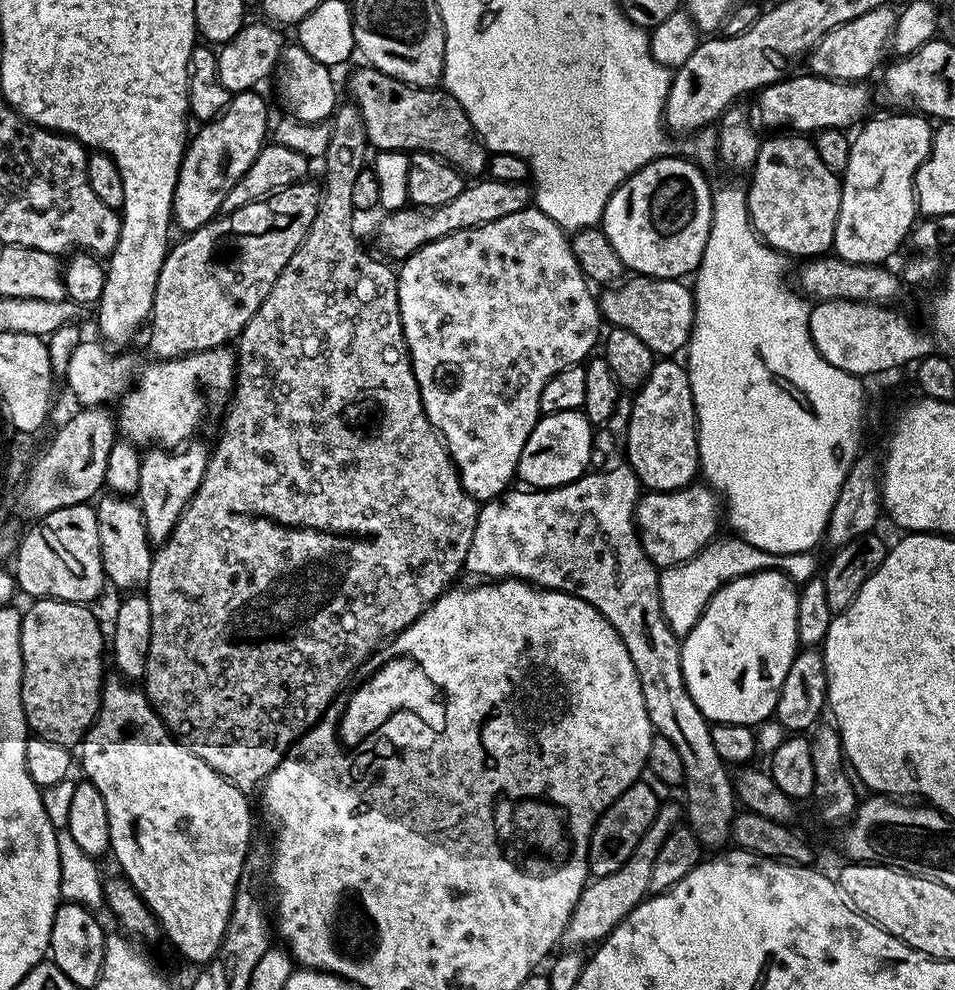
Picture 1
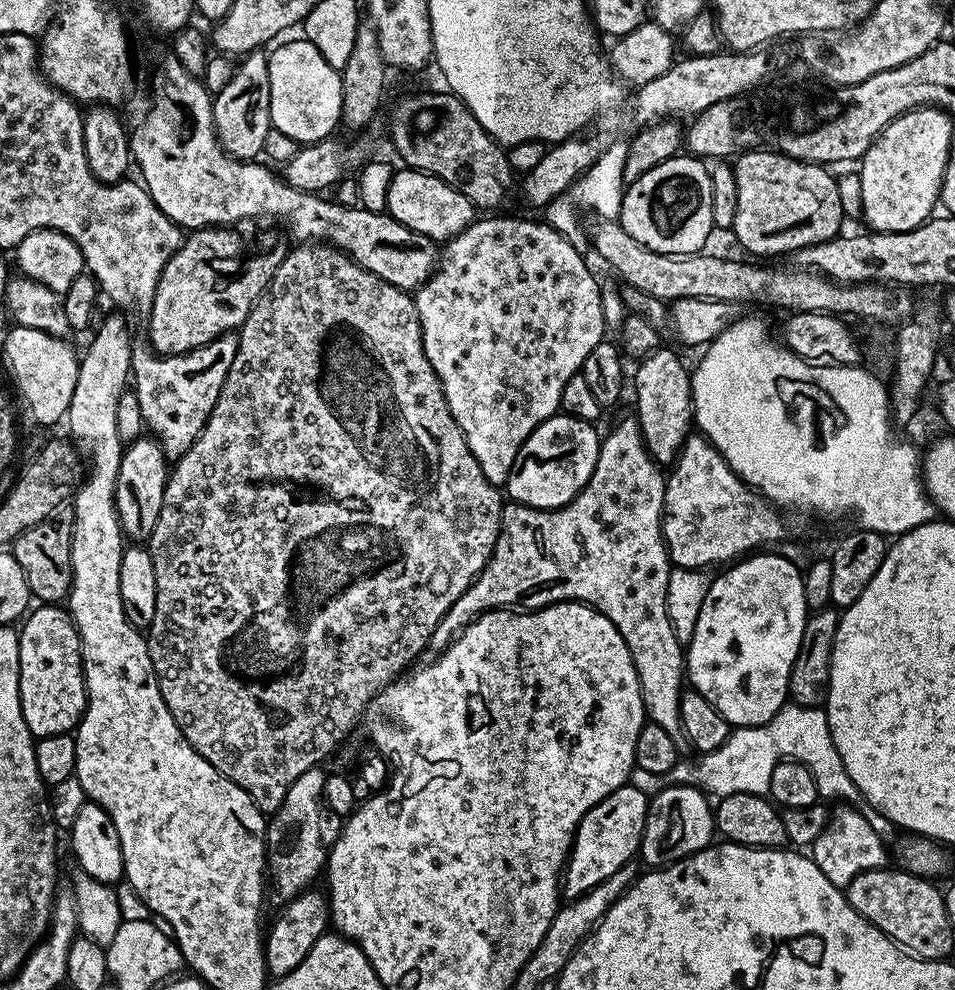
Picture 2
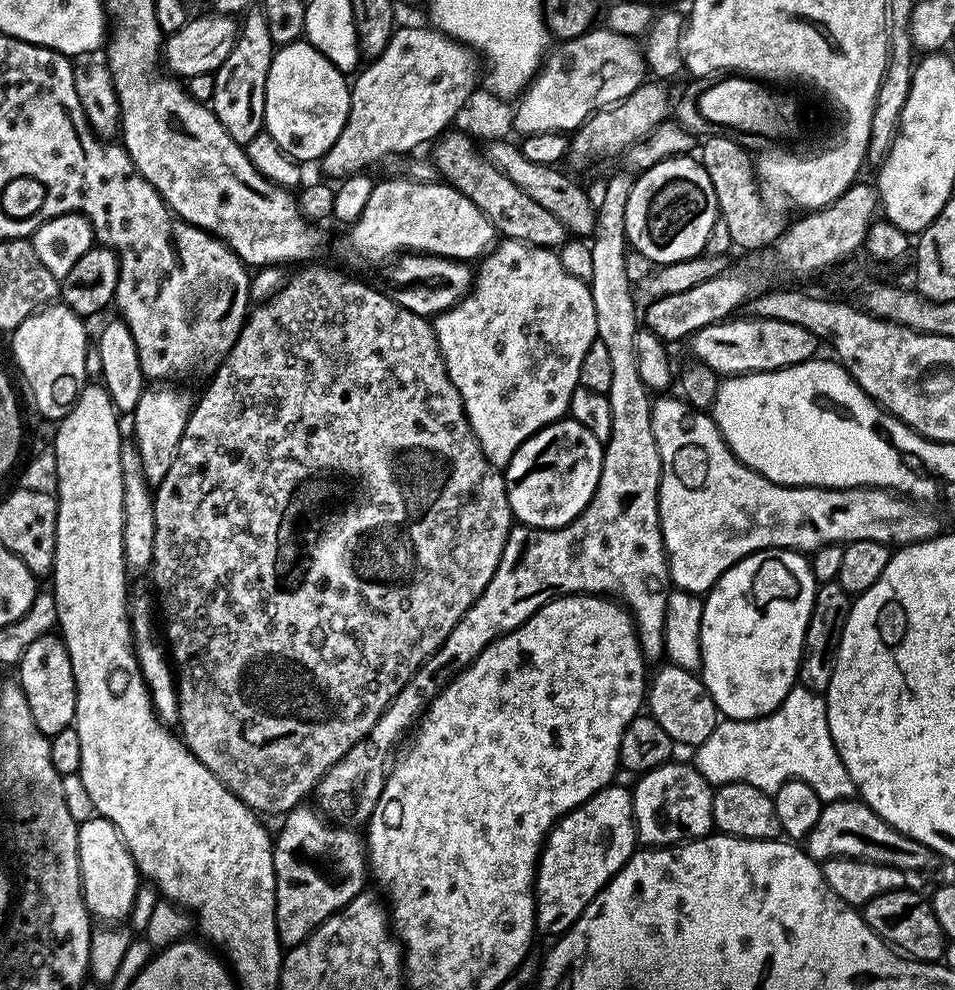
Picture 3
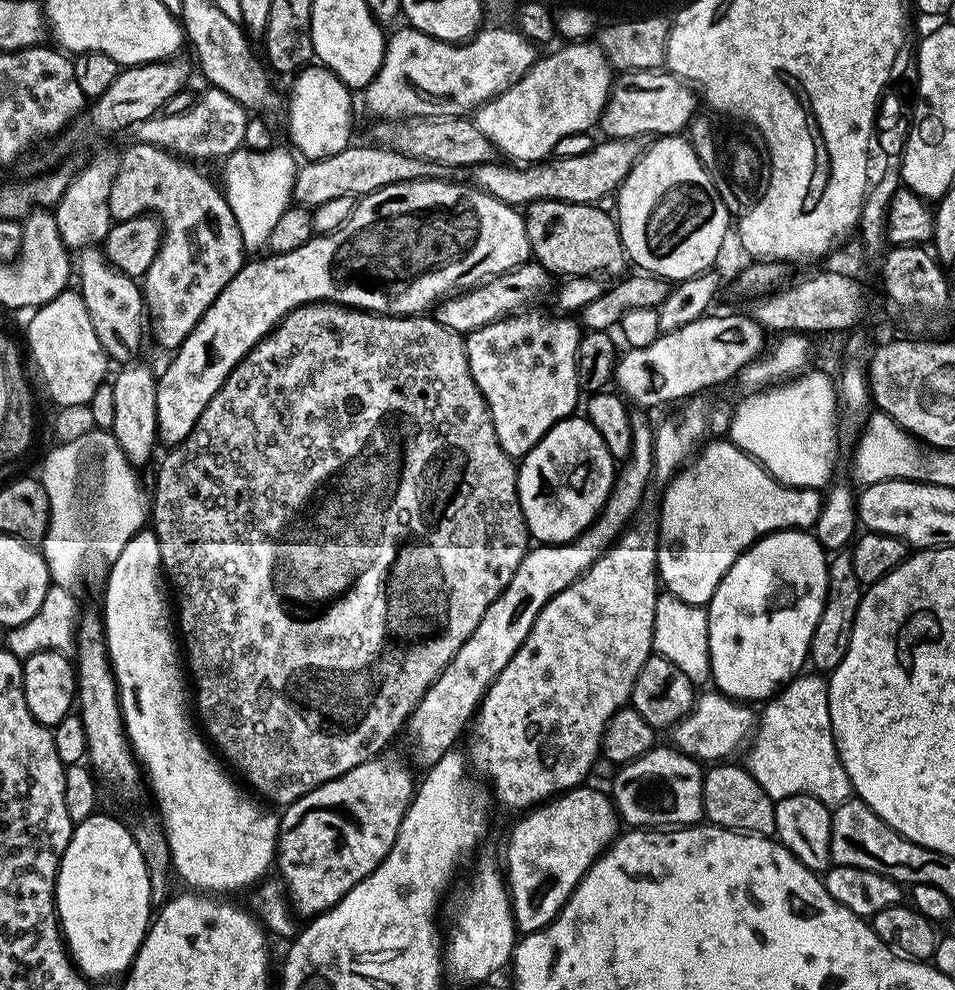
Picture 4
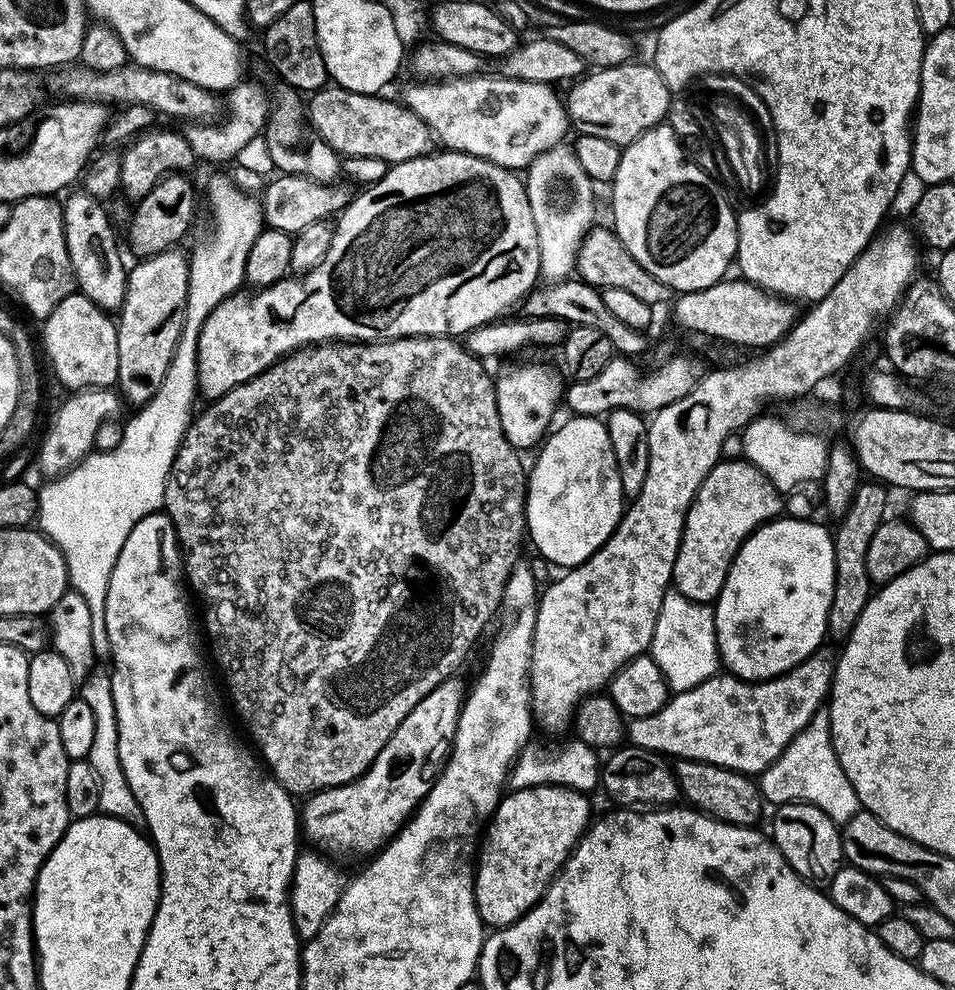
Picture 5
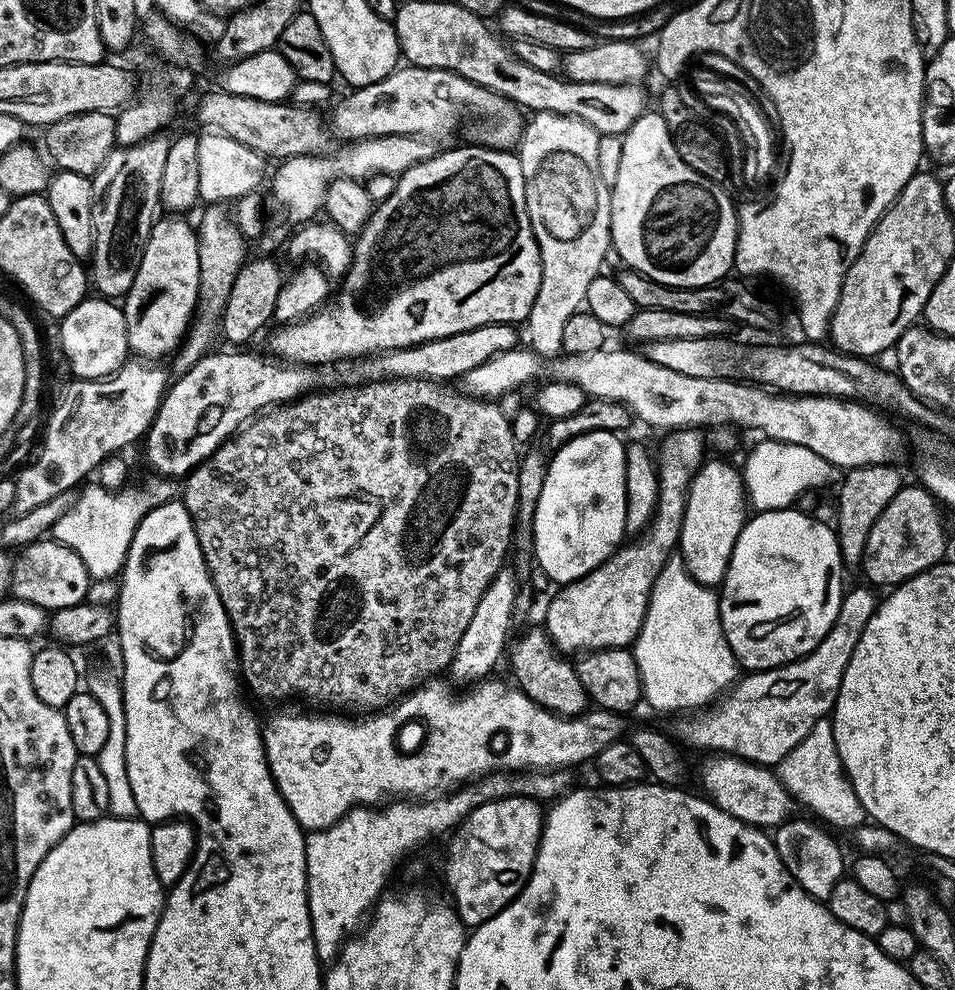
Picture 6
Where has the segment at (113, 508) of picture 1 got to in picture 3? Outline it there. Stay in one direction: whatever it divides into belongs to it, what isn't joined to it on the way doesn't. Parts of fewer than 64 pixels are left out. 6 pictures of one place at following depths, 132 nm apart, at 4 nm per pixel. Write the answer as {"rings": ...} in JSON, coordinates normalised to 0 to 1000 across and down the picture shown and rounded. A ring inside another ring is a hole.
{"rings":[[[184,390],[152,391],[149,402],[145,402],[145,410],[136,417],[136,424],[142,427],[140,447],[149,463],[149,475],[156,490],[165,491],[170,483],[174,483],[174,475],[178,475],[178,467],[186,455],[186,446],[191,446],[191,438],[195,434],[197,418],[203,411],[202,401],[187,396]]]}

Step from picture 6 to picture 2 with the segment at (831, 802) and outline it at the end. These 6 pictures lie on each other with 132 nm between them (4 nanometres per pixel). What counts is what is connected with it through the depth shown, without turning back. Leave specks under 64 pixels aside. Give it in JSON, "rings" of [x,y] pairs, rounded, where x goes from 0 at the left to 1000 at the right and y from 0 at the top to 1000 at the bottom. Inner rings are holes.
{"rings":[[[825,709],[817,715],[810,725],[800,731],[784,731],[772,734],[752,754],[752,758],[743,758],[728,765],[729,772],[709,770],[702,781],[709,792],[726,792],[747,805],[764,802],[790,802],[804,804],[806,798],[806,782],[810,782],[810,774],[821,768],[837,768],[852,782],[860,805],[872,804],[872,809],[887,810],[896,816],[907,830],[911,830],[915,842],[926,844],[931,839],[930,827],[923,822],[894,794],[890,782],[886,782],[886,774],[882,774],[882,766],[877,766],[877,758],[871,748],[871,738],[867,732],[867,720],[863,715],[845,715]]]}

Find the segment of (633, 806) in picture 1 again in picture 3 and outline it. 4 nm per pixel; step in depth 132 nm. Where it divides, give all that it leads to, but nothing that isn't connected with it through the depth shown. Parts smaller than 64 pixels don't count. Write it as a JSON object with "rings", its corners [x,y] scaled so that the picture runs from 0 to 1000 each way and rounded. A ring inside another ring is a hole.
{"rings":[[[645,795],[624,800],[613,812],[606,812],[600,820],[583,828],[574,839],[561,875],[561,941],[564,944],[590,945],[667,860],[662,801],[657,795]]]}

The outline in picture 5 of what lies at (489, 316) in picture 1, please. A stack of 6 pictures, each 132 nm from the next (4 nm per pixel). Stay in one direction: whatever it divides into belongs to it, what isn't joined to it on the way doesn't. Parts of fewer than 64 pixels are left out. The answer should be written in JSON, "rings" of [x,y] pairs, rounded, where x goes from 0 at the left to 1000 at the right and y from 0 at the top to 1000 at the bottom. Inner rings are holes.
{"rings":[[[545,368],[541,372],[526,377],[524,381],[518,381],[521,422],[526,426],[530,442],[541,455],[560,454],[579,431],[578,419],[581,418],[582,411],[585,408],[587,411],[588,408],[587,381],[583,380],[565,368]]]}

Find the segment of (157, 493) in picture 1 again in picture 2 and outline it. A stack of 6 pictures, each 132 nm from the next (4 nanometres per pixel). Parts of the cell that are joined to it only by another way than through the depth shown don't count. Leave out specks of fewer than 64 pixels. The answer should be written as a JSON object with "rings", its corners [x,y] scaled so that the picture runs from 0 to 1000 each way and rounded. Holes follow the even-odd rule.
{"rings":[[[238,337],[227,340],[209,352],[201,353],[184,360],[171,360],[159,354],[154,346],[139,346],[138,376],[140,377],[140,395],[145,402],[145,410],[149,410],[149,422],[154,435],[168,445],[168,454],[177,466],[183,467],[199,455],[199,451],[212,438],[220,418],[224,414],[224,406],[228,406],[228,398],[237,386],[237,378],[245,367],[245,358],[249,358],[250,338]]]}

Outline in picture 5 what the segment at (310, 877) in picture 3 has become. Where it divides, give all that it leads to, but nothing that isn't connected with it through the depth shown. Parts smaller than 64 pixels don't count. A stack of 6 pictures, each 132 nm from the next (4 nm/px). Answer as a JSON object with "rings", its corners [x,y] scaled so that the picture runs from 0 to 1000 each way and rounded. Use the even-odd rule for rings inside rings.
{"rings":[[[474,681],[468,687],[464,687],[417,733],[415,740],[400,754],[396,766],[380,784],[369,789],[366,792],[355,792],[353,796],[339,796],[335,800],[328,800],[317,809],[312,820],[312,832],[316,837],[316,844],[324,848],[328,858],[334,859],[338,864],[349,870],[369,869],[372,865],[388,866],[398,860],[424,832],[427,831],[432,820],[440,815],[446,806],[446,802],[451,798],[452,791],[461,784],[461,779],[465,776],[469,768],[469,762],[473,758],[475,741],[480,733],[482,715],[486,711],[488,702],[488,691],[481,687],[481,682]]]}

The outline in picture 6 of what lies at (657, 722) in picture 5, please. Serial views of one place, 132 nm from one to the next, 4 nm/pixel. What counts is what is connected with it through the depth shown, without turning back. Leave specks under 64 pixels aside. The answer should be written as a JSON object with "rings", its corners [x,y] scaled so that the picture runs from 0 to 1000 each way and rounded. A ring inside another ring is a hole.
{"rings":[[[889,593],[885,597],[873,632],[869,632],[865,644],[857,648],[851,659],[830,671],[776,682],[740,715],[709,726],[712,728],[706,738],[707,746],[713,753],[730,756],[733,762],[772,764],[801,774],[816,772],[827,758],[831,758],[831,754],[836,754],[836,749],[840,749],[840,745],[844,745],[844,741],[848,741],[857,728],[870,720],[875,711],[882,681],[886,681],[886,669],[890,669],[890,661],[894,661],[894,653],[898,653],[898,644],[903,644],[903,636],[907,636],[907,628],[911,628],[919,609],[919,602],[913,599],[916,597],[904,593]],[[453,685],[414,711],[373,726],[360,721],[321,723],[318,719],[289,719],[281,728],[275,728],[276,761],[283,782],[315,837],[323,840],[341,838],[374,814],[398,814],[420,806],[435,810],[476,800],[495,788],[520,779],[525,773],[529,779],[536,780],[538,768],[547,768],[551,739],[557,739],[559,731],[563,735],[563,719],[565,772],[562,779],[593,778],[609,770],[617,771],[635,754],[648,752],[654,746],[654,724],[648,719],[620,715],[607,723],[584,723],[563,713],[539,693],[536,701],[553,709],[561,717],[561,723],[557,725],[555,715],[549,719],[549,711],[540,709],[534,713],[534,717],[521,721],[524,736],[517,735],[519,725],[515,719],[511,719],[511,711],[507,711],[507,707],[503,707],[503,711],[494,707],[494,711],[486,711],[486,719],[477,719],[477,715],[473,715],[473,708],[480,704],[479,700],[473,697],[472,690],[464,691],[463,688]],[[426,727],[444,727],[448,734],[444,747],[448,753],[429,764],[421,764],[415,760],[415,738]],[[513,741],[532,745],[525,772],[523,762],[515,760],[517,748]]]}

